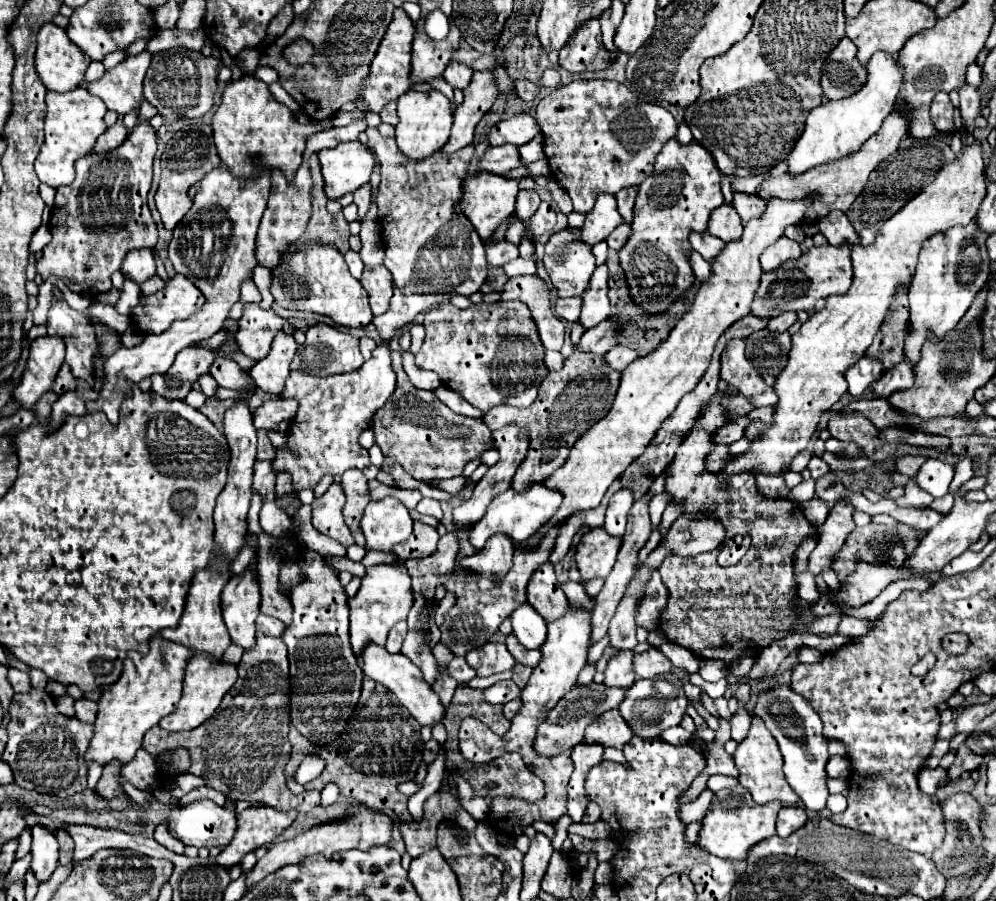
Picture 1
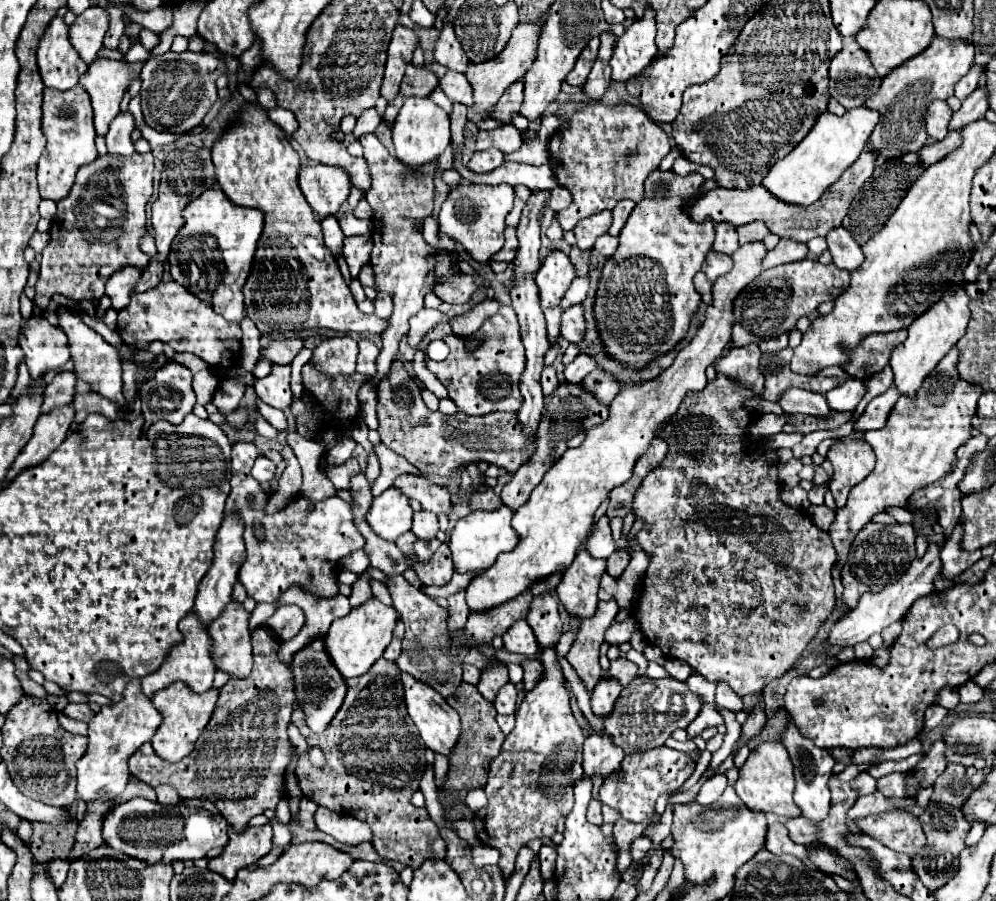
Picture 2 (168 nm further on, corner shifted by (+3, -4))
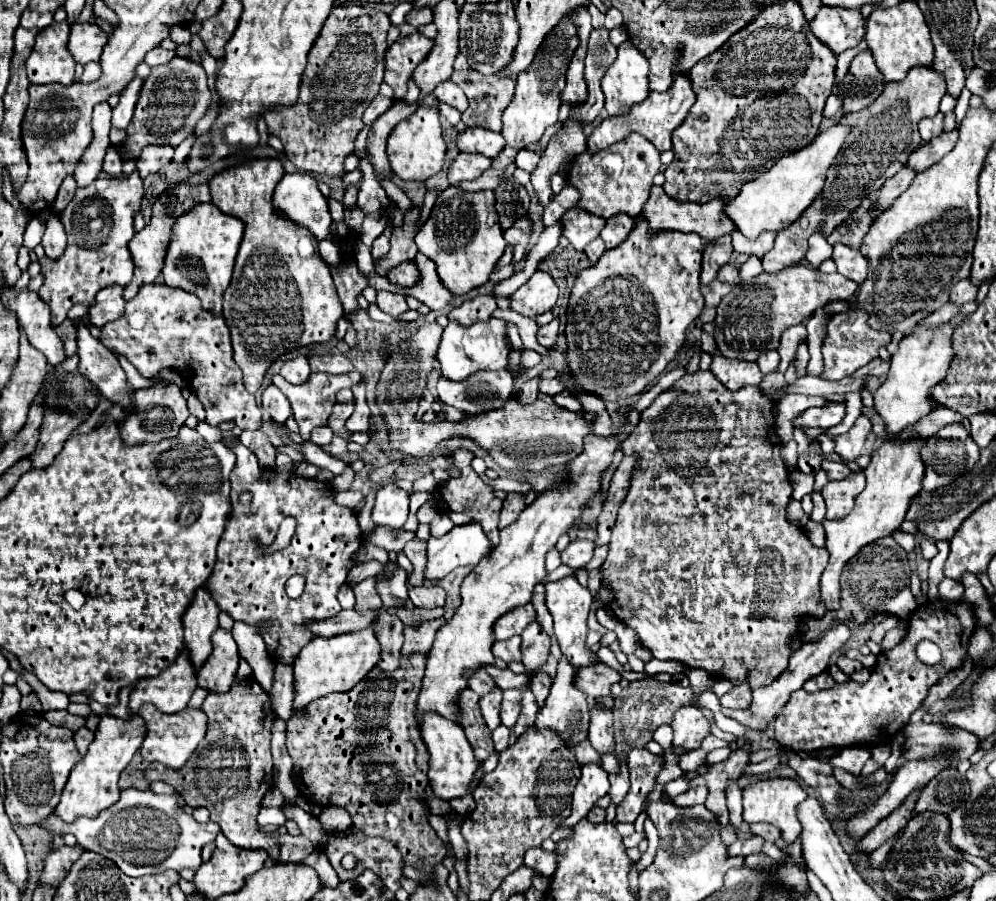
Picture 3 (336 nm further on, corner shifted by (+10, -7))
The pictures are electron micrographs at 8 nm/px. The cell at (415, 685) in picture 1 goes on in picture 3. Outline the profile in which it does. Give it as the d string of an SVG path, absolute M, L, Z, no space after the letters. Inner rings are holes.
M424 713L422 725L420 725L422 741L426 745L426 751L430 755L428 761L428 779L432 785L432 791L440 799L454 799L454 797L464 797L468 793L468 783L474 777L474 771L480 767L476 761L472 747L462 733L462 727L456 725L454 721L438 715L438 713Z

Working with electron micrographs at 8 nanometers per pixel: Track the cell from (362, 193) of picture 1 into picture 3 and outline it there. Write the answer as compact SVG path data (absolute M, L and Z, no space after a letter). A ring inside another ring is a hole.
M368 5L334 7L308 53L296 105L276 105L264 111L268 131L282 139L284 153L298 169L336 179L346 175L344 161L354 151L354 139L364 127L360 117L380 91L384 77L388 27L390 17L380 9Z

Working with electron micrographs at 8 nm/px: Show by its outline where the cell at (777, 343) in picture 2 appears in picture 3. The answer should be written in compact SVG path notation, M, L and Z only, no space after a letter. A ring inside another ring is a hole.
M766 351L766 353L762 353L762 355L758 357L758 363L760 363L762 373L774 371L774 369L776 369L776 365L778 365L778 361L780 361L780 357L778 357L778 353L776 353L776 351Z

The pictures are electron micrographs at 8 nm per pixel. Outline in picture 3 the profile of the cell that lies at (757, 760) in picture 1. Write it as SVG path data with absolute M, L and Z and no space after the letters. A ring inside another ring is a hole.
M764 779L754 785L748 785L742 789L742 801L744 801L744 821L746 823L756 823L756 821L766 821L776 825L784 833L784 841L792 843L796 841L800 833L800 823L796 819L796 805L806 799L806 791L800 787L796 779Z

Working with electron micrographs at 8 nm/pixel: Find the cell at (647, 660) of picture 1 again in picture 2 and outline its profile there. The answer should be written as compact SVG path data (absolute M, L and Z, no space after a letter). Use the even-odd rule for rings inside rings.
M619 656L617 660L611 662L609 670L603 672L603 678L617 678L617 682L621 686L627 686L637 674L637 666L633 662L629 662L625 656Z

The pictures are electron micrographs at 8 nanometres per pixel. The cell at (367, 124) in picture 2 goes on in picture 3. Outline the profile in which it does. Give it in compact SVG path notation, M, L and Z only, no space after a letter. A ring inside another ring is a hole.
M376 95L376 97L372 99L372 103L366 107L364 115L362 115L364 125L372 125L372 123L376 121L376 117L380 117L380 115L390 107L390 105L392 105L392 99L382 97L382 95Z

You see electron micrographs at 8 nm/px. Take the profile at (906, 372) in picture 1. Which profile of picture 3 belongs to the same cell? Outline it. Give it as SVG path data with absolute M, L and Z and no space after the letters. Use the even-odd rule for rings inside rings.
M860 415L848 433L834 437L836 453L842 459L846 459L846 461L854 461L862 453L864 441L866 441L866 437L868 437L870 431L872 431L870 417L868 415Z

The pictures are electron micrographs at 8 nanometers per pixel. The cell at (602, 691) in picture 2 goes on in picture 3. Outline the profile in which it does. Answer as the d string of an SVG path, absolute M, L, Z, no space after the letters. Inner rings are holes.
M598 705L592 707L588 739L600 755L614 753L614 729L612 729L612 711L610 709L598 707Z

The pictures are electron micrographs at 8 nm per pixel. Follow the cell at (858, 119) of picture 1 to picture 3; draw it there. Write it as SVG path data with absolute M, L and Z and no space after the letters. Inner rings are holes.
M832 125L822 131L810 145L780 157L768 171L764 171L758 179L748 181L736 199L726 201L726 215L736 223L738 231L746 237L756 237L762 231L780 231L792 221L796 221L822 193L826 173L830 165L836 161L844 139L852 129L848 125Z

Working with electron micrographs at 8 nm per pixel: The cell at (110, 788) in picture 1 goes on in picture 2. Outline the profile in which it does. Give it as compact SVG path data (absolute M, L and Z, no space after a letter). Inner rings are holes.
M99 798L95 802L87 804L87 812L85 812L83 822L77 828L75 844L71 848L69 860L83 858L85 854L89 854L91 850L95 850L103 844L103 840L101 840L101 818L109 808L111 808L111 802L107 798Z

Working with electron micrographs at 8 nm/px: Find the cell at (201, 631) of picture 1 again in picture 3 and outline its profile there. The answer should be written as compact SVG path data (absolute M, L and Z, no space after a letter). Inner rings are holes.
M182 651L176 663L166 667L158 677L136 681L130 693L130 711L138 713L142 703L154 703L162 713L178 713L188 705L196 687L196 667L190 655Z

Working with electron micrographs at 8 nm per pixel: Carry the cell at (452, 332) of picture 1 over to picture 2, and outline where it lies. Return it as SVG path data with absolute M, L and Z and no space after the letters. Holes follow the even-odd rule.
M501 306L501 310L487 318L483 326L473 334L477 338L485 338L481 346L473 352L469 352L461 338L455 334L445 338L445 344L449 346L449 356L443 362L433 362L427 358L427 368L441 380L441 384L449 390L449 398L457 404L457 408L465 414L489 414L497 410L517 412L523 404L521 392L519 392L519 376L511 372L509 360L513 360L513 354L507 346L521 346L521 334L519 334L519 322L515 316L515 310L511 306ZM485 346L485 348L483 348ZM489 346L489 352L487 352ZM485 350L485 352L481 352Z

